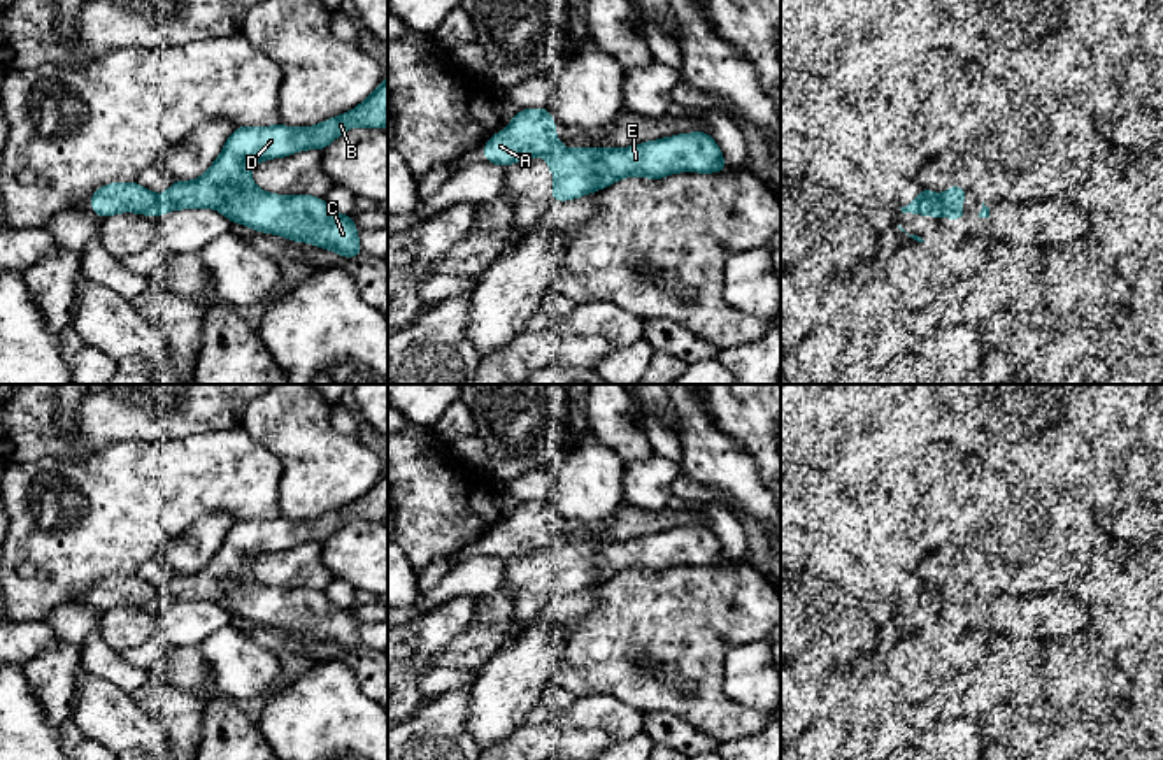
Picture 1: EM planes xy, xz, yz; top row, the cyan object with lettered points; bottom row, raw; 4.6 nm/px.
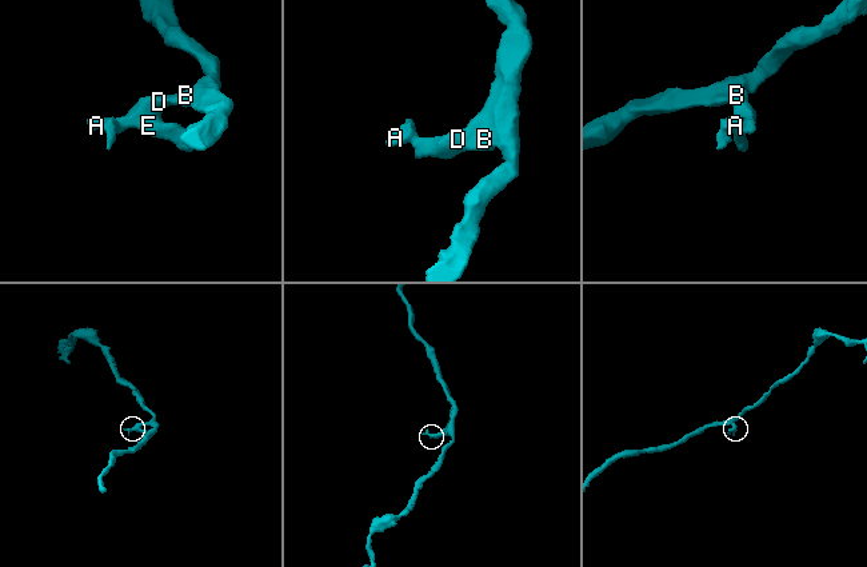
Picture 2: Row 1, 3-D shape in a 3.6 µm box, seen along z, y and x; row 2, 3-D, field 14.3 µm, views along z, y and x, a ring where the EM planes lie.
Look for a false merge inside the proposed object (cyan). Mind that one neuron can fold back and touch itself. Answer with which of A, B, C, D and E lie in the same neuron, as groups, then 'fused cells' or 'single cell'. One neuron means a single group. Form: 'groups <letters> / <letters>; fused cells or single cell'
groups A / B C D E; fused cells

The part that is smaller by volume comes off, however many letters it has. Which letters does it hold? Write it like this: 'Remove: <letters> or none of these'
Remove: A

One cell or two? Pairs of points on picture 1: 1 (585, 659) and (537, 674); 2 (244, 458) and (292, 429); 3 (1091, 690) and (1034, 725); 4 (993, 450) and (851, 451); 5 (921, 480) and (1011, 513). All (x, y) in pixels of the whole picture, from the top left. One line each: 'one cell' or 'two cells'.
1: two cells
2: two cells
3: one cell
4: one cell
5: one cell

